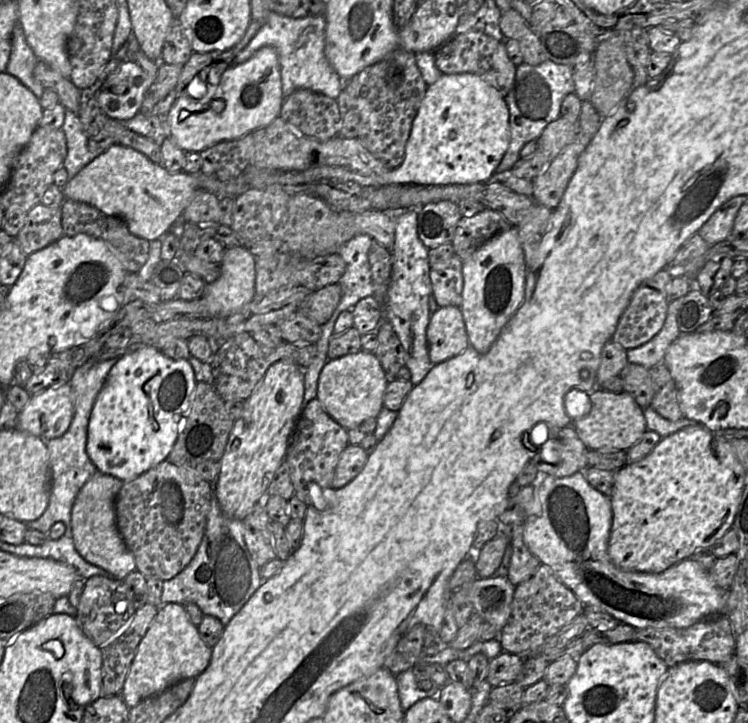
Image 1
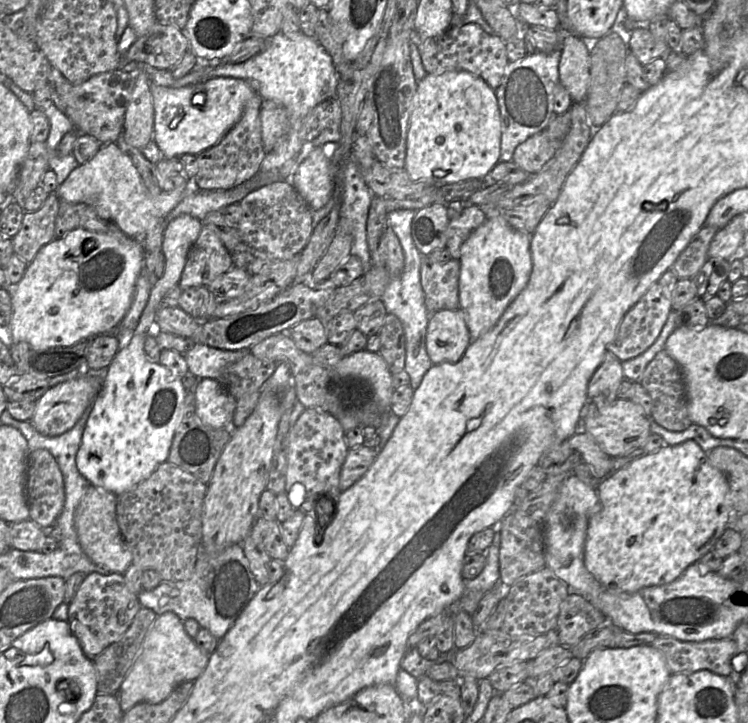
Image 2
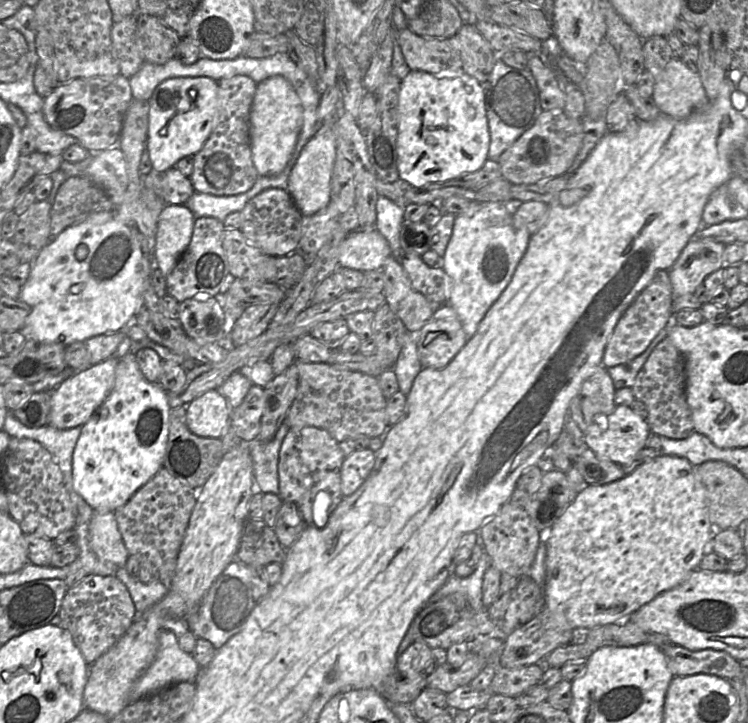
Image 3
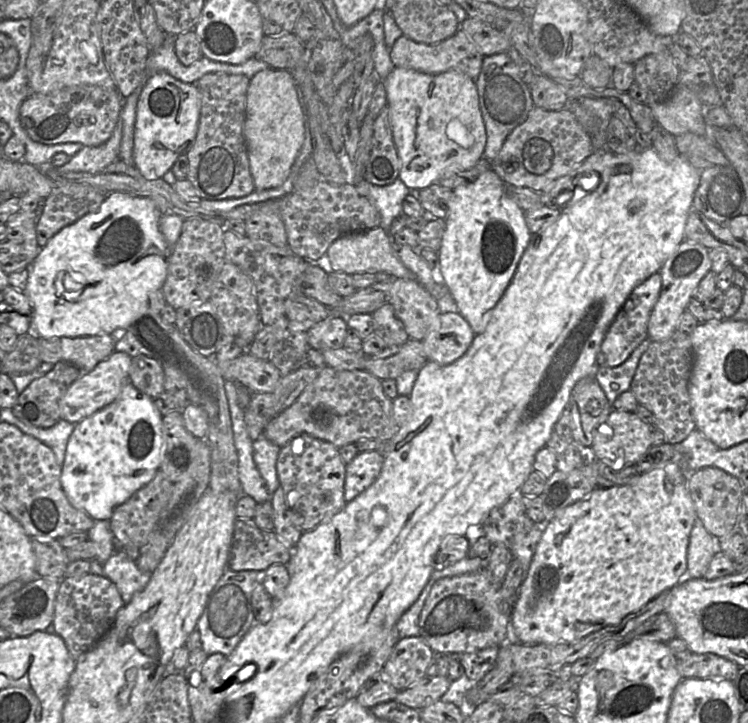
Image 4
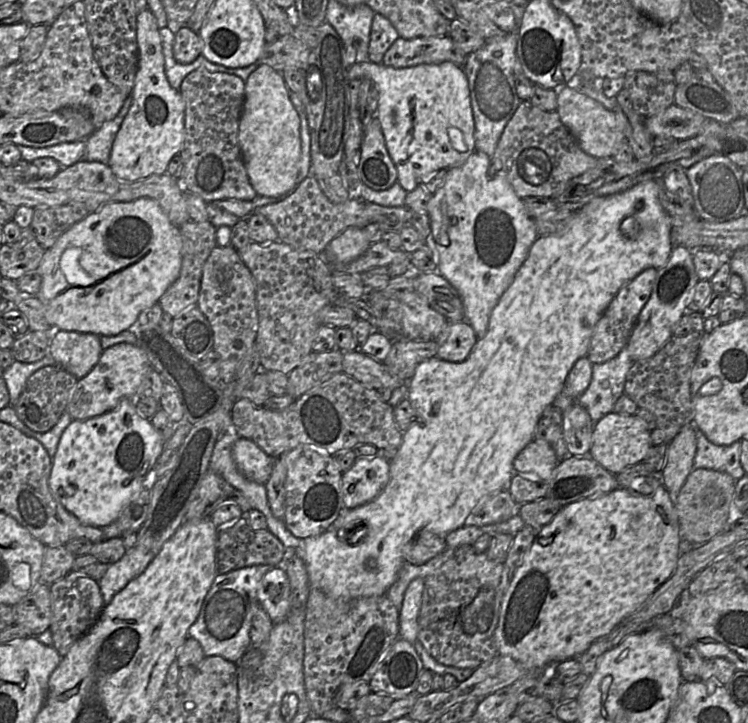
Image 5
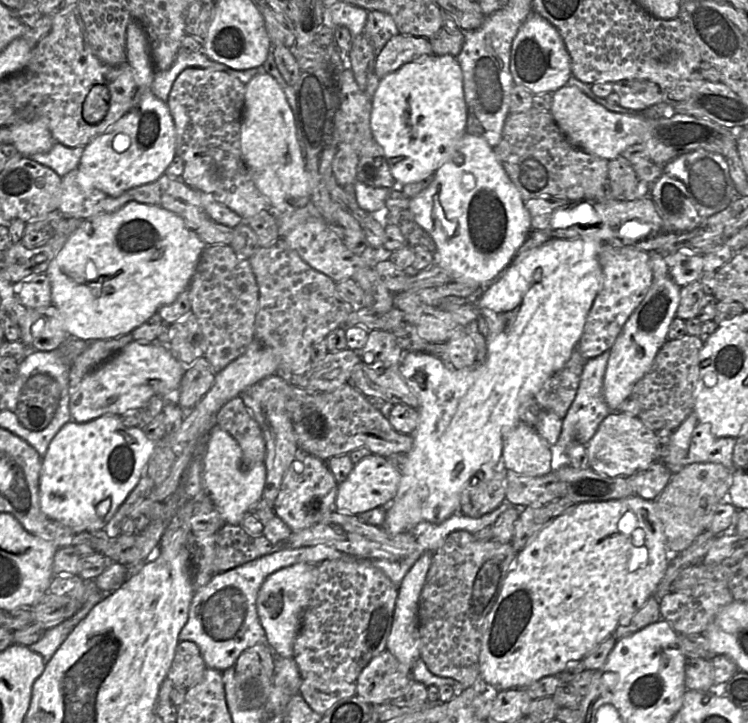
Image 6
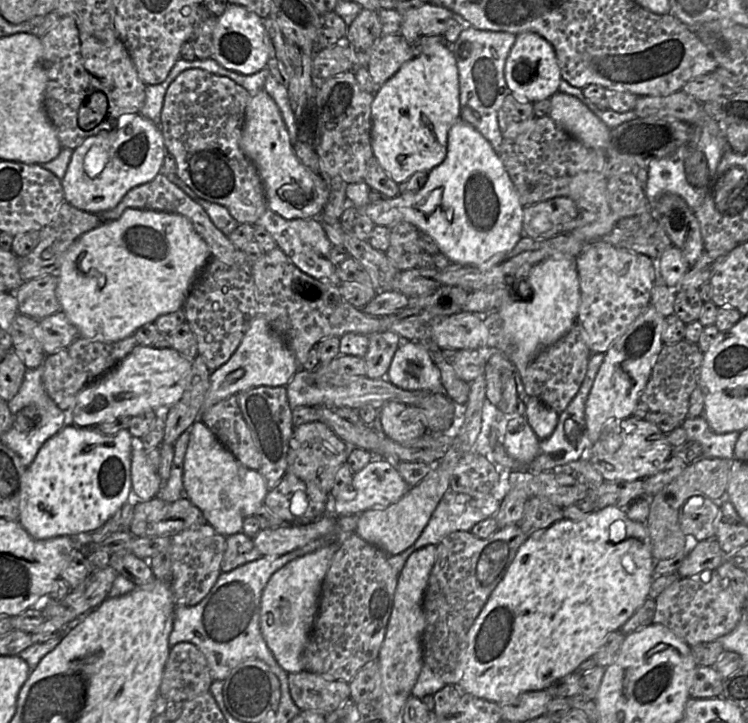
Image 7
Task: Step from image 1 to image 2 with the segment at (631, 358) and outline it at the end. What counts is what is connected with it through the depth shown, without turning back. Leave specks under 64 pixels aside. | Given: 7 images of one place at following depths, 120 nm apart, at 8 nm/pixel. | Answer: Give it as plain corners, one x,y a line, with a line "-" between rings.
672,310
659,337
644,353
622,362
623,375
626,380
631,382
640,382
647,365
660,351
665,349
668,337
676,329
676,316
677,312

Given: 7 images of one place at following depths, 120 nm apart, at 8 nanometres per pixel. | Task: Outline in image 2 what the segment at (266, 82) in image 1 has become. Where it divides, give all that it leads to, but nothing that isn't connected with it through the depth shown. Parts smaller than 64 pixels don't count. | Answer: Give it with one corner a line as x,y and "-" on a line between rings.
213,77
203,82
180,88
151,84
154,107
153,139
164,158
181,157
184,154
198,155
216,145
239,121
245,105
256,91
244,80
231,77

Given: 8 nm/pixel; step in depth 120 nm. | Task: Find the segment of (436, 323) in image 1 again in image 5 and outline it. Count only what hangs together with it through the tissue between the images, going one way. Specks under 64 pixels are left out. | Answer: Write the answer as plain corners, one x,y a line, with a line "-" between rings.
467,321
449,322
440,336
437,357
448,361
463,362
477,342
477,336

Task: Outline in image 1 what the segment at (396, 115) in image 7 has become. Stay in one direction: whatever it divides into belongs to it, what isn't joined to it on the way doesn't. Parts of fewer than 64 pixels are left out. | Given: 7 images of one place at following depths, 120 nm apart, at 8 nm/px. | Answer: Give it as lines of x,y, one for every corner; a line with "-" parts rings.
472,73
443,74
427,87
405,147
402,164
384,173
363,175
349,168
328,166
333,182
354,182
363,186
381,187
390,184
445,186
487,182
500,164
510,142
509,109
499,91

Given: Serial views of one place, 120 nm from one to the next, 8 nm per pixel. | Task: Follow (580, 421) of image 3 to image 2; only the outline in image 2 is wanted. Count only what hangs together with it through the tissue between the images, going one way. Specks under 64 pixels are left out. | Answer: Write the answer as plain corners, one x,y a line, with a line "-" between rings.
607,351
589,380
588,399
596,403
612,403
617,399
620,384
624,379
622,362

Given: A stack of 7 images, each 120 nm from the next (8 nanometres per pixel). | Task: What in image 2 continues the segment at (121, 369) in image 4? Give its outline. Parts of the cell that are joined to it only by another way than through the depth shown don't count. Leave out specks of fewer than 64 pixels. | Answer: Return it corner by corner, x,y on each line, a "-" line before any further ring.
79,375
49,388
37,401
30,423
45,436
59,436
69,431
82,416
86,408
93,404
101,389
100,376

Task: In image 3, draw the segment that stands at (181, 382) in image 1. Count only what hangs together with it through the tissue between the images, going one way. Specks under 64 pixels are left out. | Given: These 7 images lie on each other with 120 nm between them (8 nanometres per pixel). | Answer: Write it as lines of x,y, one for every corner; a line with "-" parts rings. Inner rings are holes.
167,204
156,224
154,262
168,276
188,247
195,221
194,214
186,205
-
128,352
118,360
114,386
102,405
82,425
72,455
73,488
94,512
114,512
162,467
171,410
167,392
158,383
145,379
137,364
135,353

